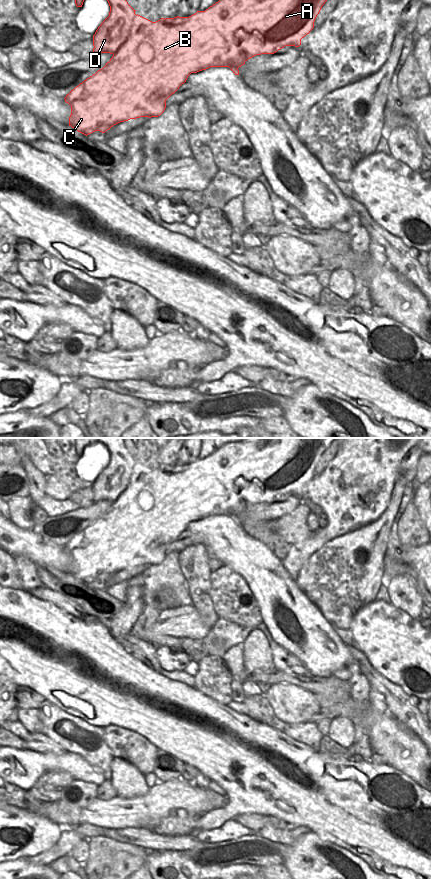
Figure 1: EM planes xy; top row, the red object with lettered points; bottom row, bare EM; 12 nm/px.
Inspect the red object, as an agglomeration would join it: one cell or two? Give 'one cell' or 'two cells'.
two cells

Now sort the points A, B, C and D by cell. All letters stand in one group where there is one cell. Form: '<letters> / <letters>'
A B C / D

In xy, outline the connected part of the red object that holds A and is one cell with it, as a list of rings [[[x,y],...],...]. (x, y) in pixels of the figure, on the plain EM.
[[[259,438],[257,441],[244,443],[232,441],[223,445],[205,459],[197,459],[195,462],[189,465],[177,464],[174,466],[161,466],[156,470],[152,470],[137,462],[131,475],[131,477],[134,479],[134,484],[136,487],[128,487],[122,493],[122,495],[118,498],[118,500],[121,502],[120,506],[118,508],[111,506],[102,517],[98,518],[95,522],[76,534],[64,546],[65,550],[71,554],[69,574],[87,584],[95,579],[105,581],[114,573],[120,570],[128,569],[130,567],[136,567],[140,565],[158,565],[166,556],[166,548],[172,542],[174,542],[182,532],[186,530],[191,521],[197,521],[210,515],[229,515],[235,523],[239,523],[238,516],[244,513],[248,507],[256,503],[274,502],[285,494],[299,495],[301,493],[301,487],[309,482],[314,476],[315,467],[322,454],[335,439],[338,438]]]

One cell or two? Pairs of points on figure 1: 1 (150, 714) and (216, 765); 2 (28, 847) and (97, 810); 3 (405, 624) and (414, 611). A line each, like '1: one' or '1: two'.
1: one
2: two
3: two

